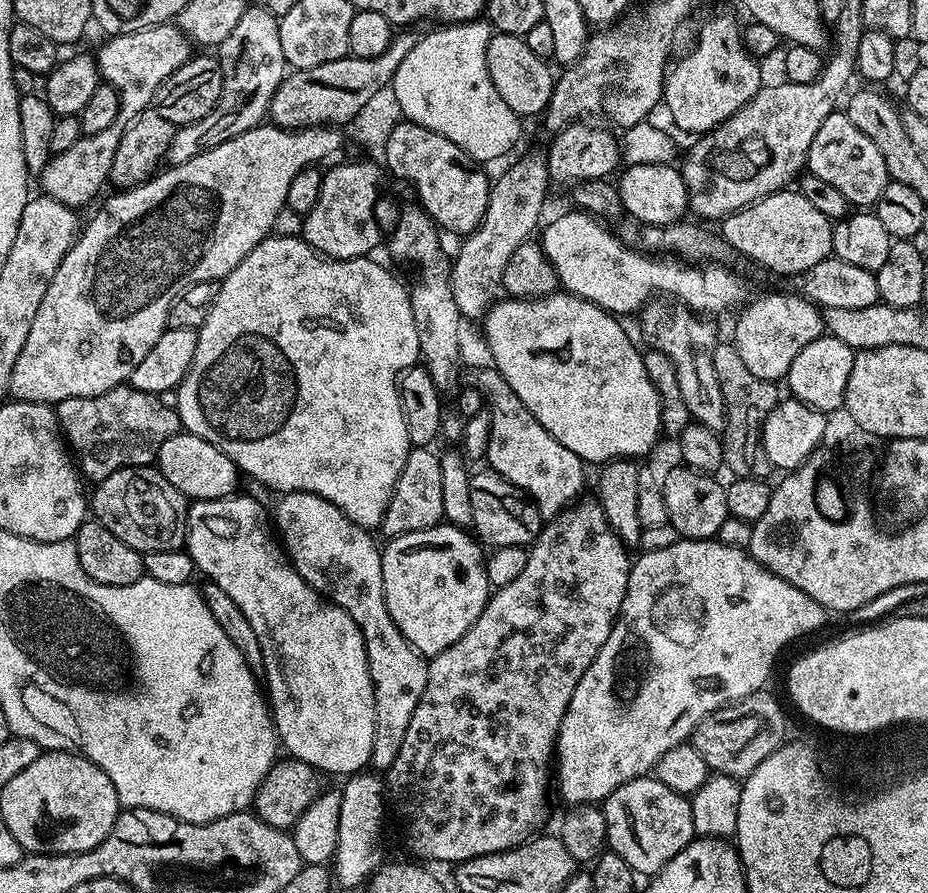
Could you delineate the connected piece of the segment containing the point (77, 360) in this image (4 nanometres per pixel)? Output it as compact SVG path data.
M85 227L48 283L42 306L34 314L30 334L26 334L26 346L22 346L10 374L8 392L16 395L13 397L17 401L59 402L71 396L97 396L119 388L131 377L138 362L150 354L154 342L158 342L168 327L168 309L161 305L130 320L94 318L89 281L94 260L92 250L92 231Z

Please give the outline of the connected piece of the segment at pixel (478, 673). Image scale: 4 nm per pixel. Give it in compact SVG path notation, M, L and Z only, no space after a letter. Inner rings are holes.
M567 522L545 523L540 529L540 535L531 545L526 570L522 570L522 574L518 574L518 578L514 578L510 586L502 586L489 595L488 605L465 636L427 661L426 690L414 710L414 718L410 718L410 726L406 726L406 738L402 738L402 746L387 769L388 776L386 775L386 792L390 797L391 807L393 804L397 814L404 819L408 840L418 855L425 856L428 860L459 862L491 852L505 852L507 848L515 848L521 843L529 835L527 832L531 830L532 823L543 814L544 787L548 784L548 759L553 759L556 735L562 728L562 718L576 689L572 684L572 624L580 624L580 618L576 610L572 610L572 538L582 538L588 532L610 534L613 531L611 528L592 528L592 524L588 524L588 528L571 528Z

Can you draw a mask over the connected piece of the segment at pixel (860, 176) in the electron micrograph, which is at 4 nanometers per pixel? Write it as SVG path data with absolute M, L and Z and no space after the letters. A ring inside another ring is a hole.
M832 110L818 123L818 134L810 143L806 168L812 171L828 188L833 188L840 196L845 196L856 206L872 206L882 194L882 190L890 182L886 162L882 162L882 154L878 146L850 122L843 111Z

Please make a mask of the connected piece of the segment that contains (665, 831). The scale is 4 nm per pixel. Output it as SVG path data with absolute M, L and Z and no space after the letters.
M648 774L638 776L634 780L628 780L622 786L618 786L618 790L614 790L608 795L607 800L603 801L602 809L605 824L608 827L607 847L611 851L617 852L636 874L659 872L666 866L666 862L670 862L670 858L674 858L674 854L681 852L696 836L691 799L681 795L680 792L670 790L660 780Z

